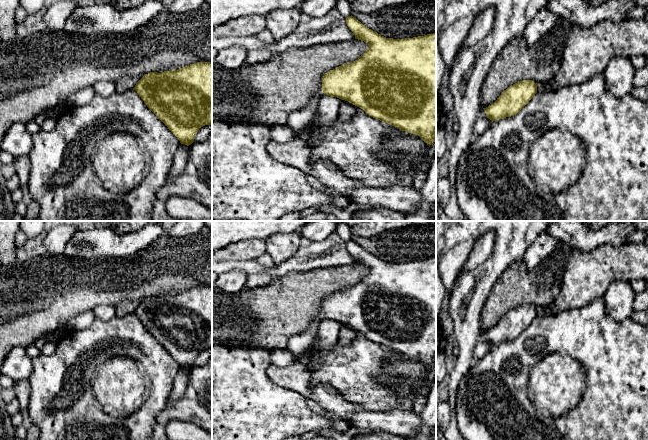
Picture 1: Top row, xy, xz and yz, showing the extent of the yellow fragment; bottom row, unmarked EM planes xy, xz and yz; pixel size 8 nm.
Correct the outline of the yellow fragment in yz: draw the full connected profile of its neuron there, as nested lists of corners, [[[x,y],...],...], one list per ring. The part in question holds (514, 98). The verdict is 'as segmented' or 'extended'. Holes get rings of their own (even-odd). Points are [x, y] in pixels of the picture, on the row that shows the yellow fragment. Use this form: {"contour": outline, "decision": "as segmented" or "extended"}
{"contour": [[[532,80],[519,81],[504,90],[497,100],[483,108],[492,122],[516,115],[537,93],[537,83]]], "decision": "as segmented"}

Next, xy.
{"contour": [[[197,62],[162,73],[150,72],[137,82],[133,90],[181,144],[191,145],[201,127],[212,125],[212,62]]], "decision": "as segmented"}

